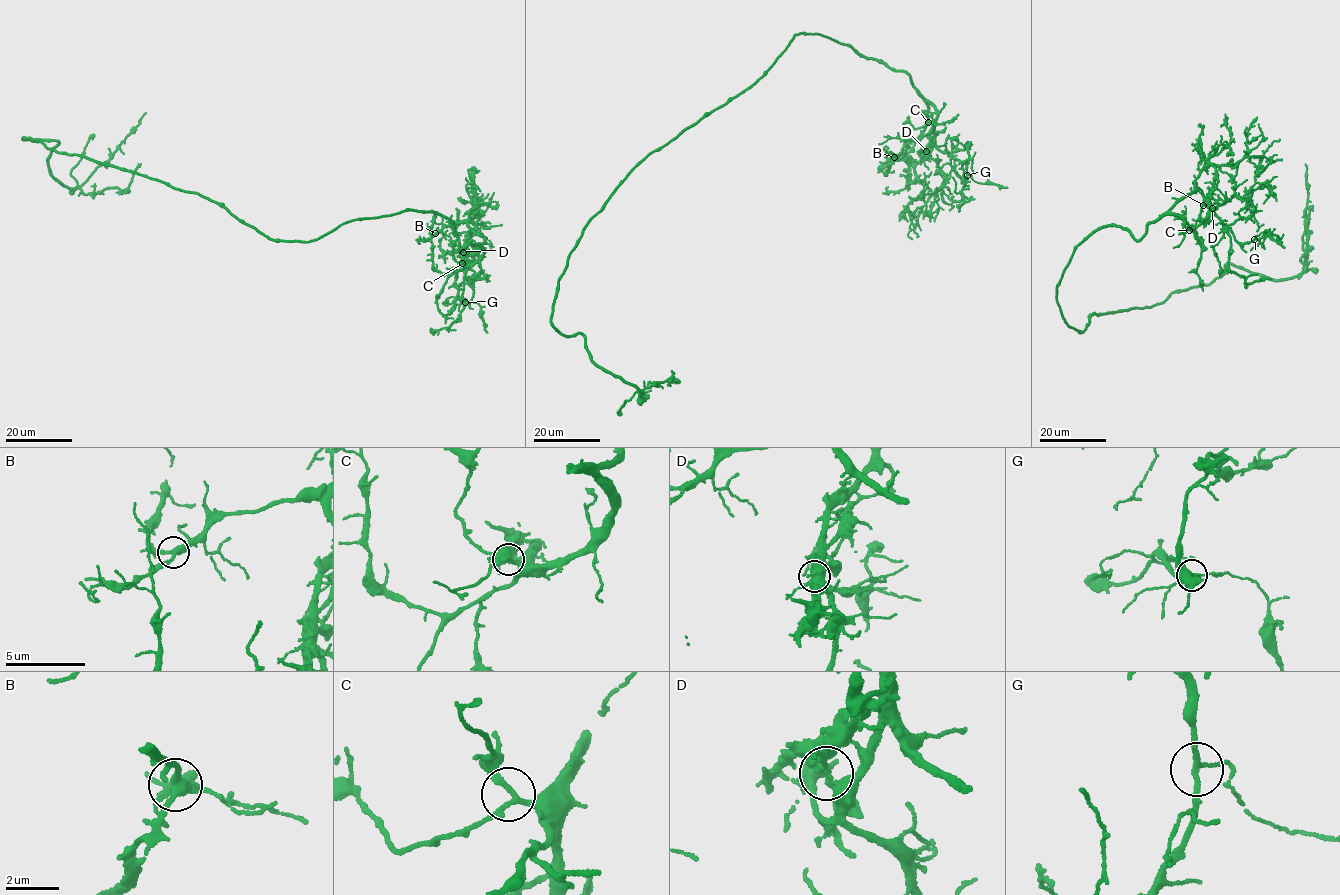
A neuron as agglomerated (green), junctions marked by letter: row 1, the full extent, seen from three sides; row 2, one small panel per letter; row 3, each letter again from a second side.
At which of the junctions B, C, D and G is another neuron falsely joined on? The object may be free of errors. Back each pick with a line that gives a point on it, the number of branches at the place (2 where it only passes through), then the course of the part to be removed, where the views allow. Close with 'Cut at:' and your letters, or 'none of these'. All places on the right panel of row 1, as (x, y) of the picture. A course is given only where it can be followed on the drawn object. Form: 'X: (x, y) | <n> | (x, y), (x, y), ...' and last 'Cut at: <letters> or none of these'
Cut at: none of these

